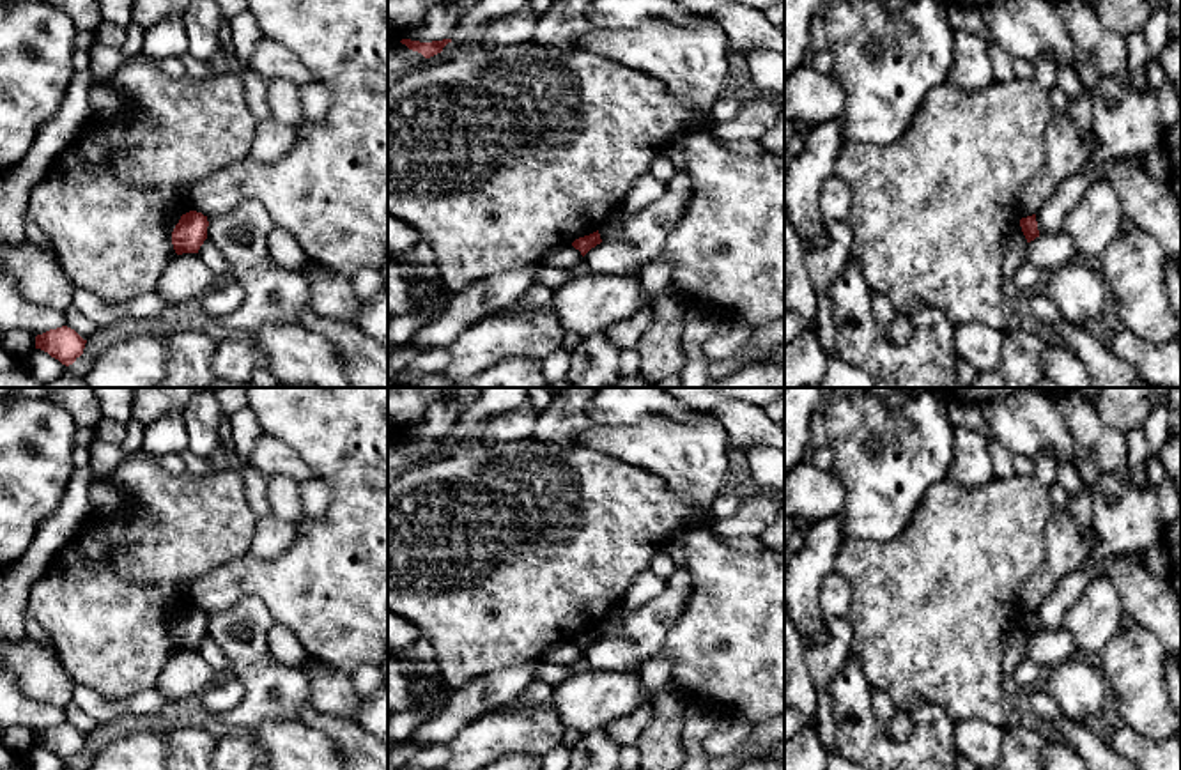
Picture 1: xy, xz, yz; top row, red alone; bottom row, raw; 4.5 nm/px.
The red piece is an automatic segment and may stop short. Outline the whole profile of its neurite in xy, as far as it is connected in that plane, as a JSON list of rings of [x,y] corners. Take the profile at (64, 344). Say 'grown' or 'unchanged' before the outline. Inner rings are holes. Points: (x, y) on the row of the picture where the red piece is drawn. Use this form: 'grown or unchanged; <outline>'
unchanged; [[[67,326],[35,336],[35,349],[48,352],[66,366],[73,365],[83,354],[85,343],[87,340]]]

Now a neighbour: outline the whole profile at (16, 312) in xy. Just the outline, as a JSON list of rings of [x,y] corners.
[[[0,269],[0,329],[23,329],[34,336],[66,326],[64,310],[25,299],[16,281]]]

